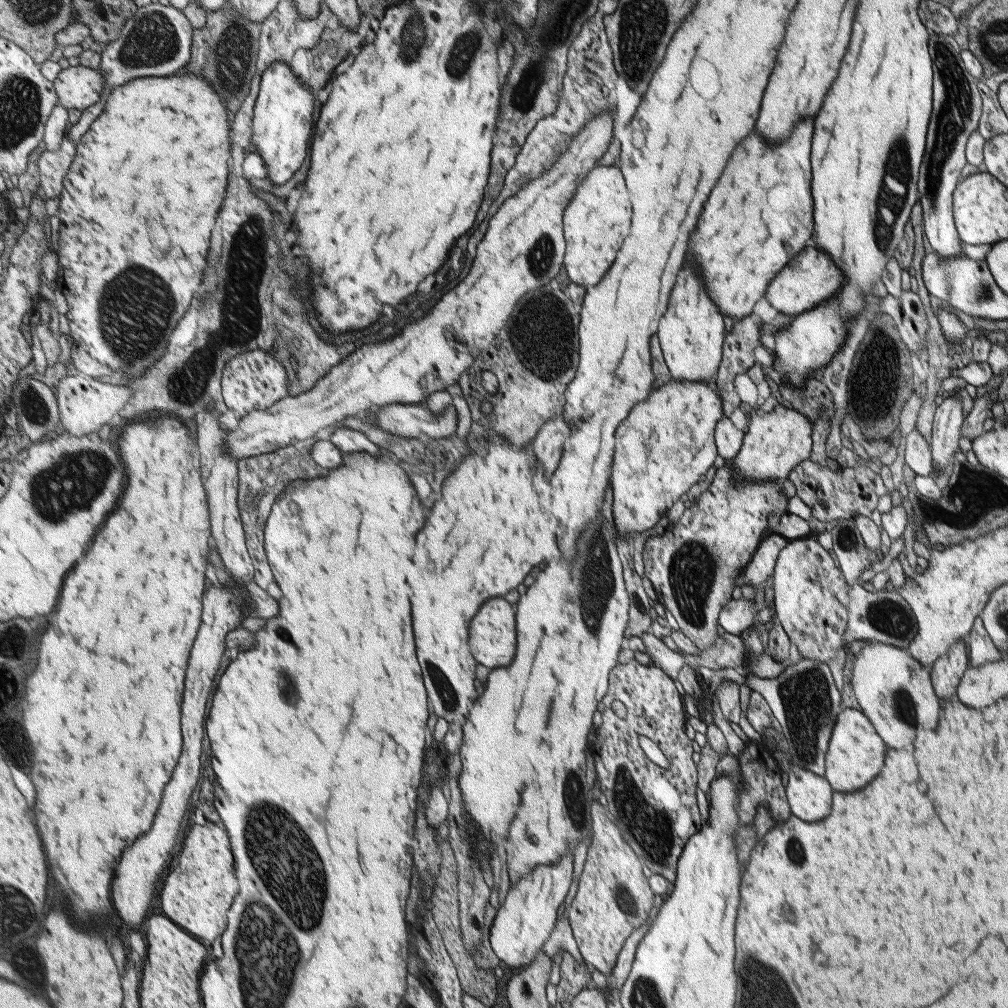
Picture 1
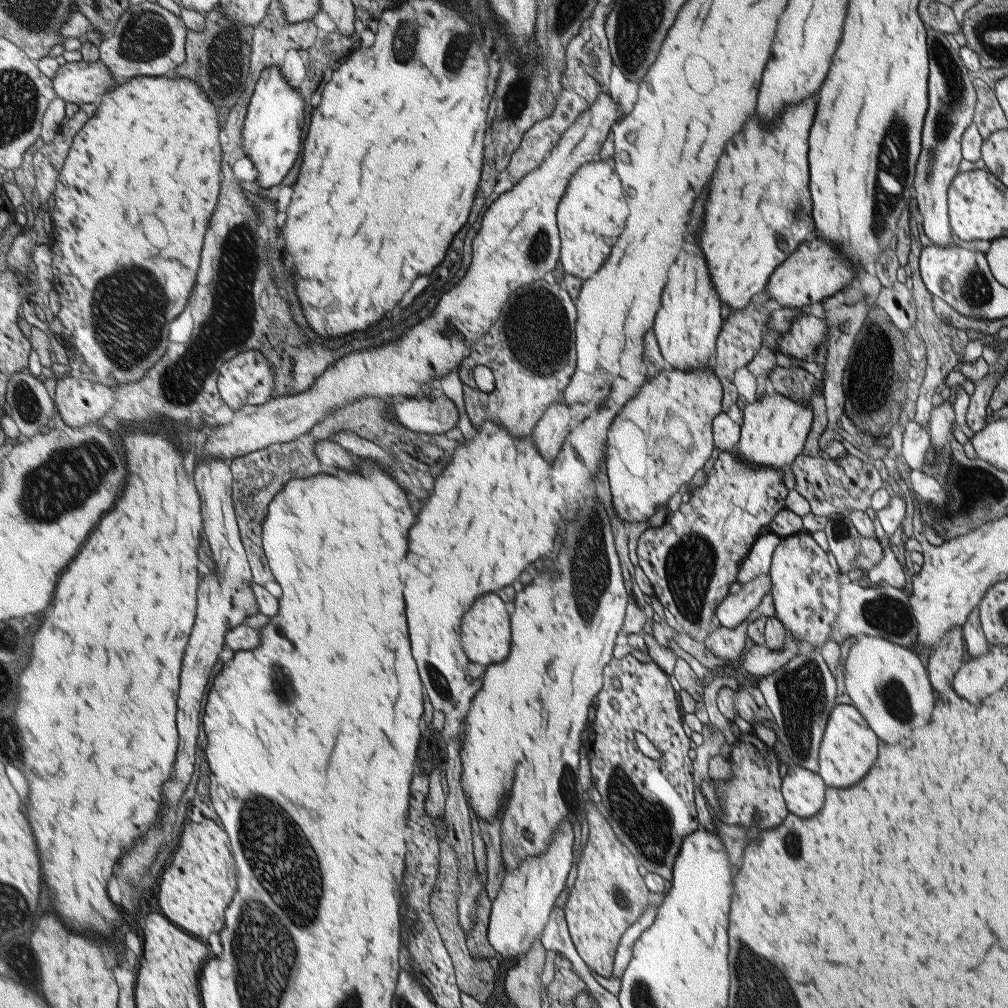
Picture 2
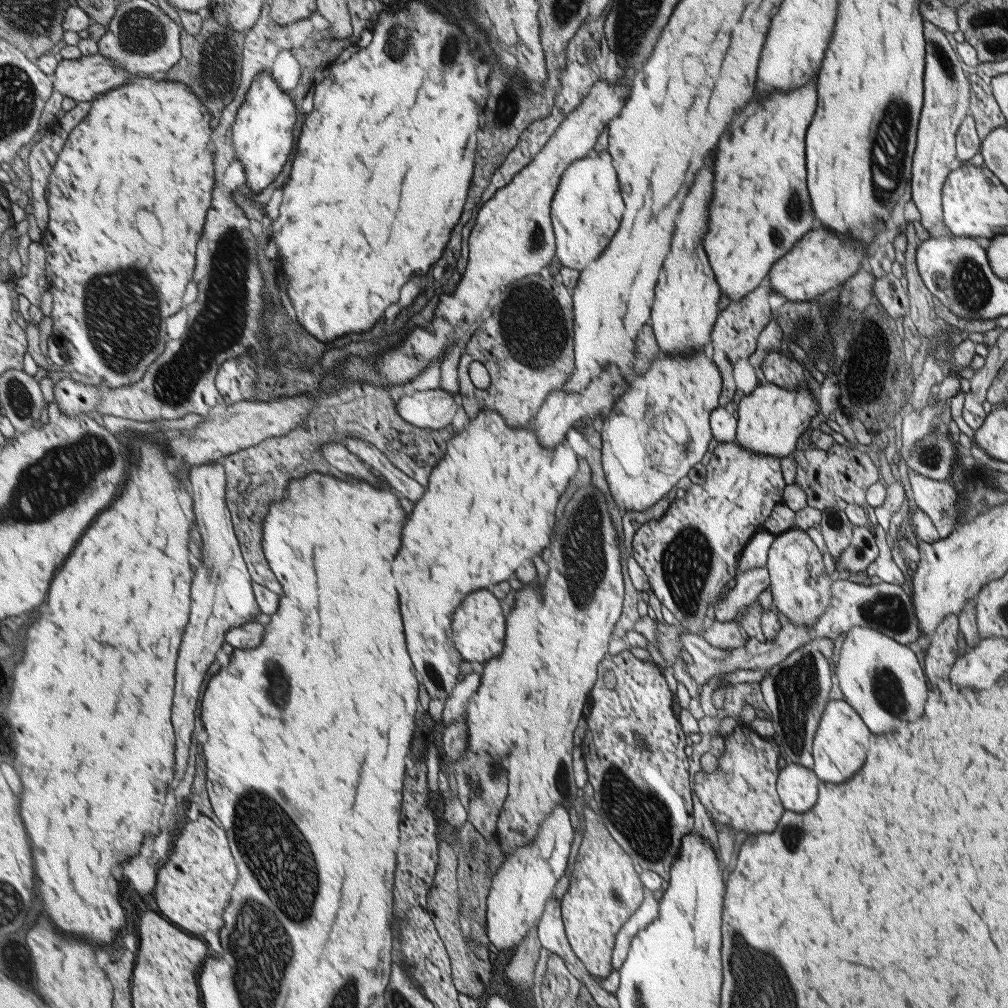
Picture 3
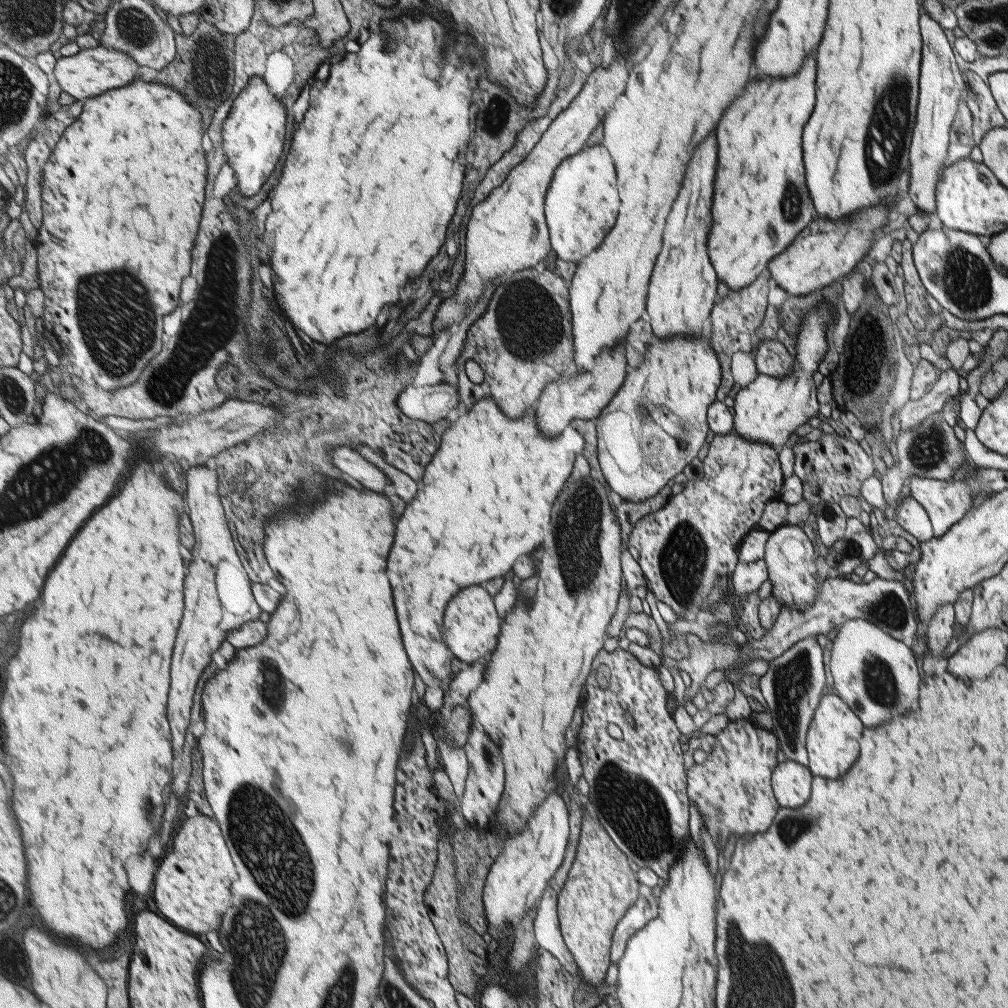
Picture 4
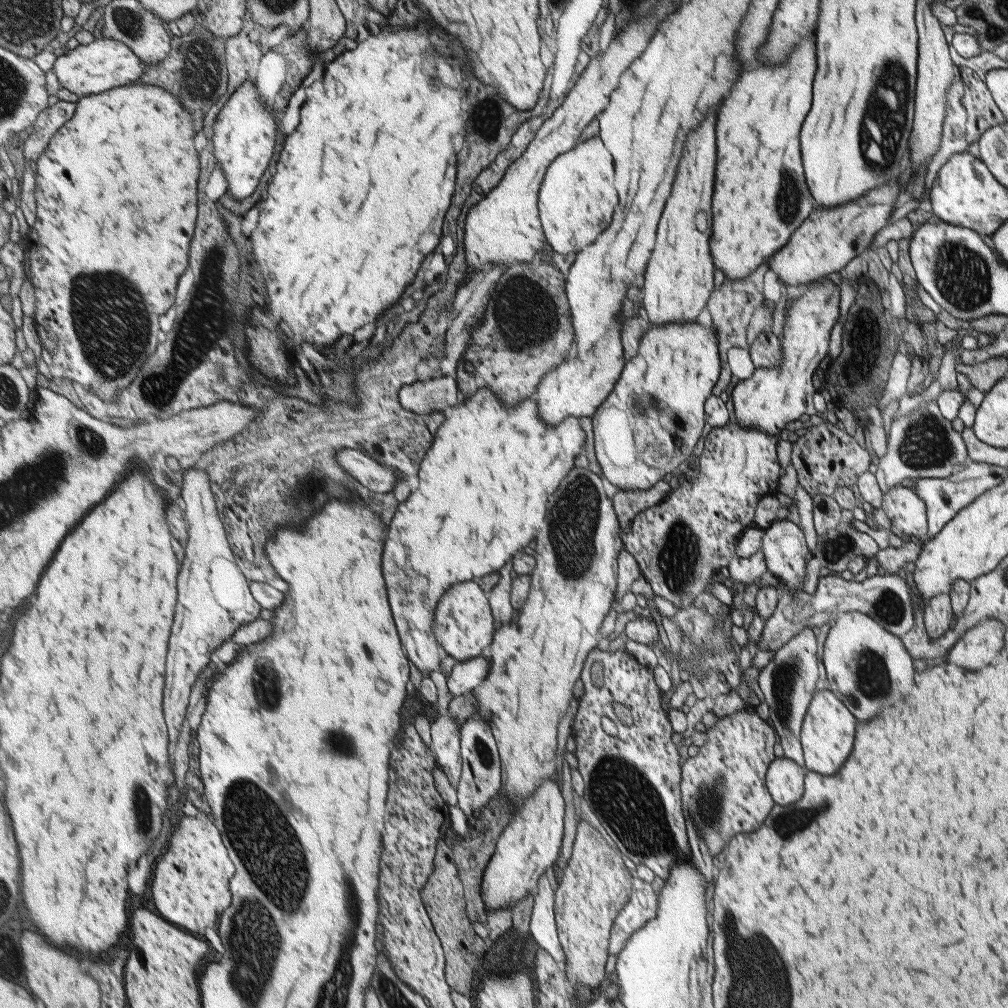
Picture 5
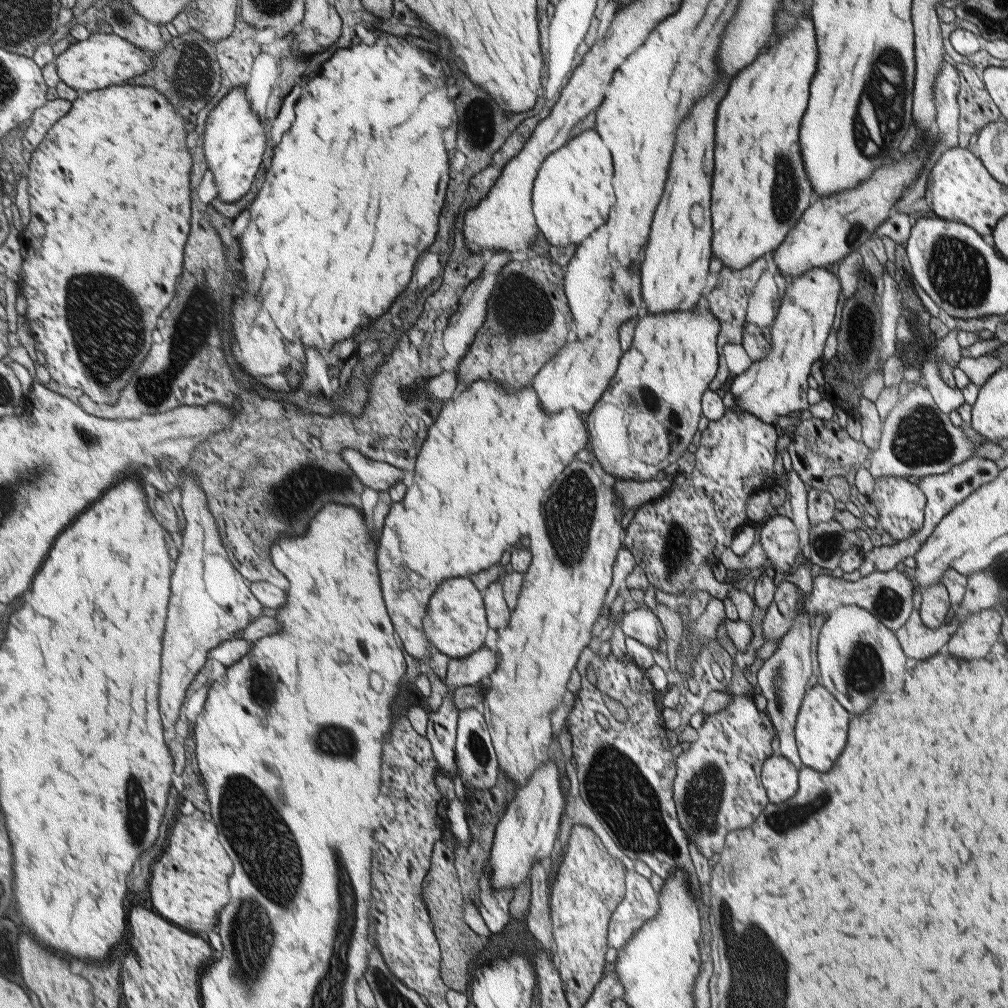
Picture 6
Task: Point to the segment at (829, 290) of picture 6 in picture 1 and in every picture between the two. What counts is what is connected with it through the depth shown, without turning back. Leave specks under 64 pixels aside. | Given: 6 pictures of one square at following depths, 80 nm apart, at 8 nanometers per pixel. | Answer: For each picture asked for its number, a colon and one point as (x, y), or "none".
1: (775, 442)
2: (774, 428)
3: (769, 420)
4: (768, 409)
5: (768, 399)

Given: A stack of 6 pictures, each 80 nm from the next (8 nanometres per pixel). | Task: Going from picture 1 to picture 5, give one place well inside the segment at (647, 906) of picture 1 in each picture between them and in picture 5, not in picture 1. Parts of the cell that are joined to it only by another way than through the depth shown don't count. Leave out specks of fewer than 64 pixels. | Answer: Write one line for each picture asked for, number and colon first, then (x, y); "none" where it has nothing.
2: (608, 894)
3: (604, 889)
4: (600, 886)
5: (595, 885)

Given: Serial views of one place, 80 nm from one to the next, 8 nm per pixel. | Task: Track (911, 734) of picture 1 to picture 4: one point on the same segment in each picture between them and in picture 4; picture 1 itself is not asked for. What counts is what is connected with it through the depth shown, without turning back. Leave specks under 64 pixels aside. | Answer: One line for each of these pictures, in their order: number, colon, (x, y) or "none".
2: (886, 682)
3: (881, 679)
4: (875, 675)

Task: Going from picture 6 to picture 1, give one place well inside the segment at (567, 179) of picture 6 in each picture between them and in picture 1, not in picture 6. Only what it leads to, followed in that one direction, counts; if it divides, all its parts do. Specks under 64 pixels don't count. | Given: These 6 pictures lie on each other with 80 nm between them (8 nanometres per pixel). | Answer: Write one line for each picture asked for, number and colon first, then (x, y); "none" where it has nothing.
1: (595, 222)
2: (590, 215)
3: (585, 211)
4: (581, 205)
5: (576, 201)

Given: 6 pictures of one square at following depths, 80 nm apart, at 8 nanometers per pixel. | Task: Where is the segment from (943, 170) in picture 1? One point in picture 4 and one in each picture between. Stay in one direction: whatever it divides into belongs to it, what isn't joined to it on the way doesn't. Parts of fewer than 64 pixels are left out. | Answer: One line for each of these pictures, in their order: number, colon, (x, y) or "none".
2: (951, 91)
3: (945, 88)
4: (940, 84)

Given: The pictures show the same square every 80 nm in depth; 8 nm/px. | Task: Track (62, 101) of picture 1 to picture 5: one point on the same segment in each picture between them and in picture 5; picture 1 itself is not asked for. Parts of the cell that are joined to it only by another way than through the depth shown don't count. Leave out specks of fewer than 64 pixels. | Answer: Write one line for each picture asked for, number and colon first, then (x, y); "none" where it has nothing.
2: (83, 82)
3: (89, 77)
4: (92, 72)
5: (90, 69)

